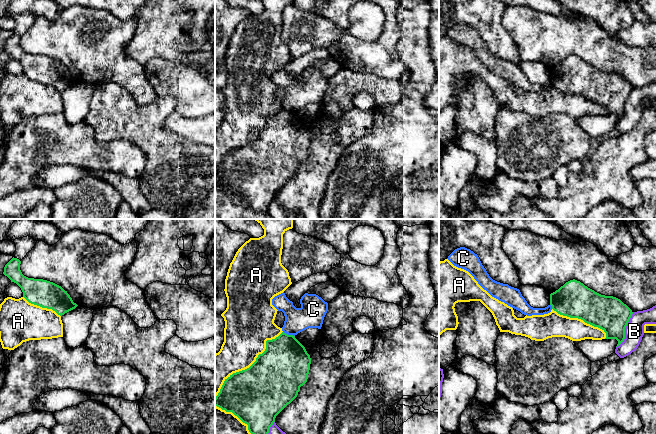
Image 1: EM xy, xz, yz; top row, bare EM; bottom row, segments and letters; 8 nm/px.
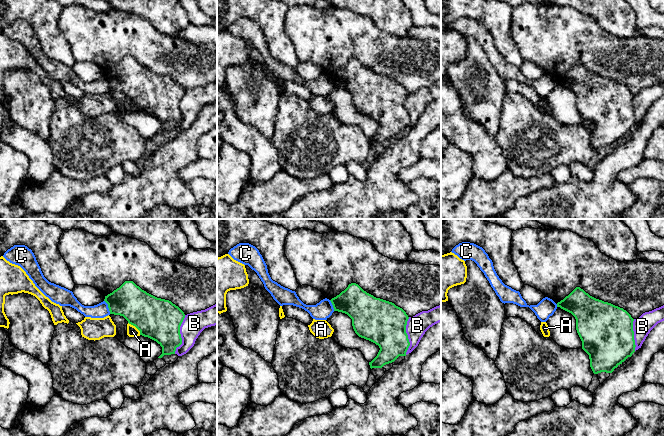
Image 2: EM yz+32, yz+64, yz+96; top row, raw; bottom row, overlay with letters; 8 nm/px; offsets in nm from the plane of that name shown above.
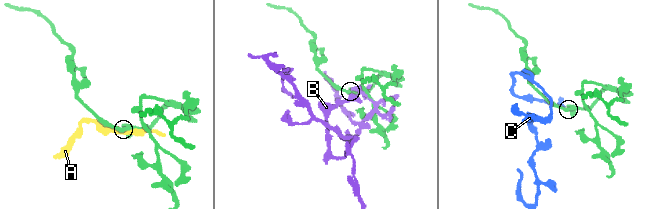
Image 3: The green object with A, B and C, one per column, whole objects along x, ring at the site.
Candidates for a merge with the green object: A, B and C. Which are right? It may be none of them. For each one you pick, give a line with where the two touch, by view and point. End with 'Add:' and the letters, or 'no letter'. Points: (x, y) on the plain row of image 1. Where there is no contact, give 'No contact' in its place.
Add: no letter

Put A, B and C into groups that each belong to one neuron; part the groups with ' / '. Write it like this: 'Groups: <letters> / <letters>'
Groups: A / B / C

